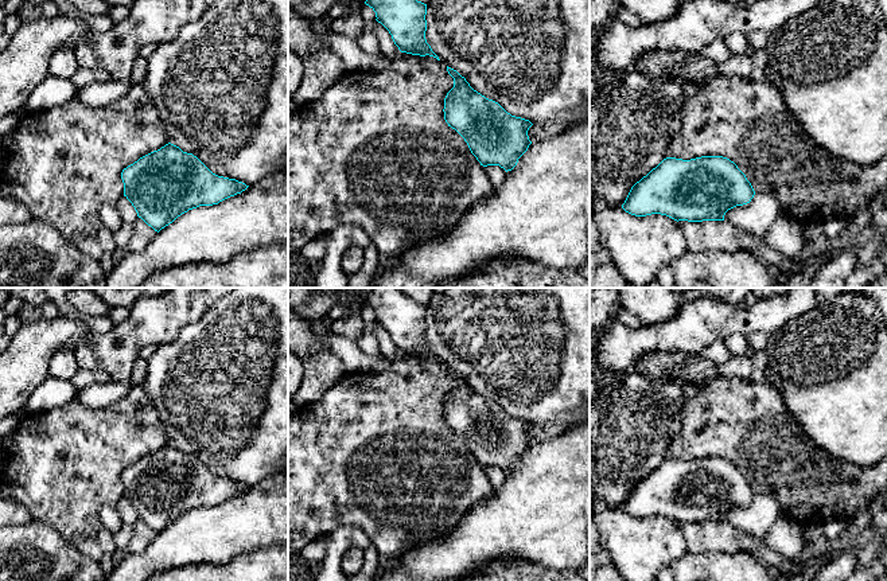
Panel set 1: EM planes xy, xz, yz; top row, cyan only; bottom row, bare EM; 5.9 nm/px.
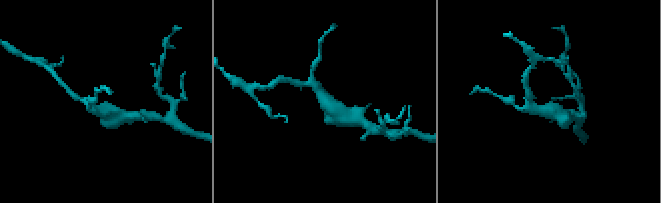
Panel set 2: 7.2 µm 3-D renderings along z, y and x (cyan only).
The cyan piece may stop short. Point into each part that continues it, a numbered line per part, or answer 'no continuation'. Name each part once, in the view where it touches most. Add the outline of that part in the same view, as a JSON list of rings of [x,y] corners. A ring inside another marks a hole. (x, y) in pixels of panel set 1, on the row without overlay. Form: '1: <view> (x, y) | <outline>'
no continuation

